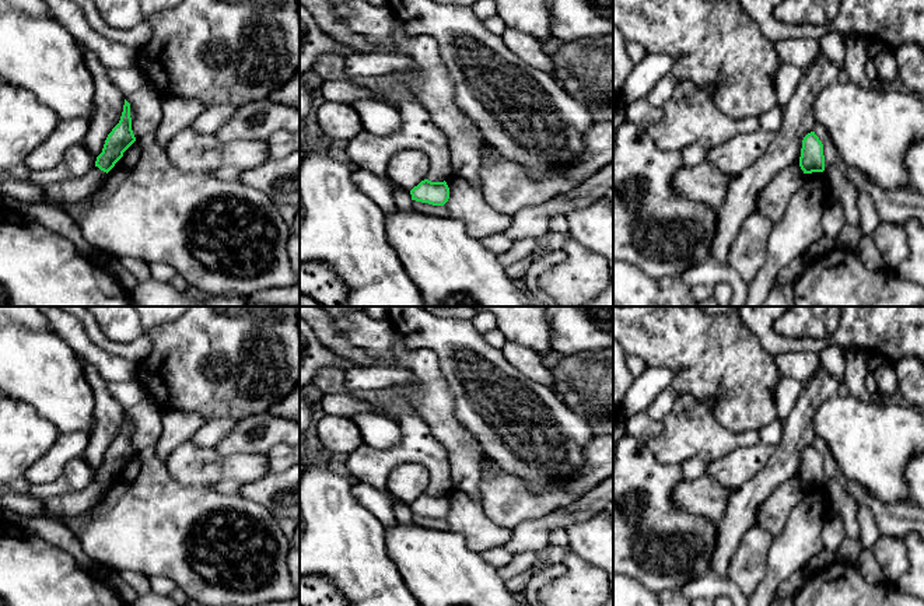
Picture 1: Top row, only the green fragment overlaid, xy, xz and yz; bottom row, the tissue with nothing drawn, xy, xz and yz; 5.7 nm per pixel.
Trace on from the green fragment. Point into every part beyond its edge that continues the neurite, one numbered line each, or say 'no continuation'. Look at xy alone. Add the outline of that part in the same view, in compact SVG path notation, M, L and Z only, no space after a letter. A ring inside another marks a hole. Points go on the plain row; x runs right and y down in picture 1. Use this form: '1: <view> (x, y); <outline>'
no continuation

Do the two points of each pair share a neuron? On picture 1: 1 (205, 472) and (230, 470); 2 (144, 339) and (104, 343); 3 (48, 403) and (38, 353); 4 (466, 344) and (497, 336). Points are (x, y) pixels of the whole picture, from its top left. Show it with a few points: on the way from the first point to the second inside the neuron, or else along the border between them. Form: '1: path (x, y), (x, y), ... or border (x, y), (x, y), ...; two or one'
1: path (210, 470), (224, 470); one
2: path (135, 349), (114, 347); one
3: path (48, 391), (48, 375), (38, 365); one
4: border (480, 335), (489, 344), (500, 349); two

